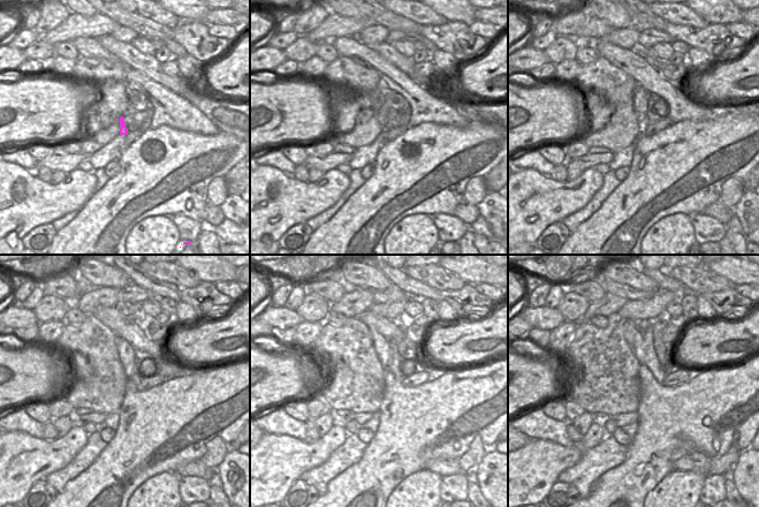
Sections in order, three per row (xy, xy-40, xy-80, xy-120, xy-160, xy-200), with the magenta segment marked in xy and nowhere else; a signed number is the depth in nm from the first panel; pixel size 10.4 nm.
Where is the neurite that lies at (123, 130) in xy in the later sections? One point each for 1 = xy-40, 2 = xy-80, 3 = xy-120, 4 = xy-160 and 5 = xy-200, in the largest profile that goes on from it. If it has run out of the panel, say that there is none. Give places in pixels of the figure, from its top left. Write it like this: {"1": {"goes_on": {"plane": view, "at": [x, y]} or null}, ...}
{"1": {"goes_on": {"plane": "xy-40", "at": [381, 113]}}, "2": {"goes_on": {"plane": "xy-80", "at": [640, 98]}}, "3": {"goes_on": {"plane": "xy-120", "at": [126, 353]}}, "4": {"goes_on": {"plane": "xy-160", "at": [381, 346]}}, "5": {"goes_on": {"plane": "xy-200", "at": [631, 334]}}}

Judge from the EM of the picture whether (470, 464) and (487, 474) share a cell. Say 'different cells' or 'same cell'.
different cells

